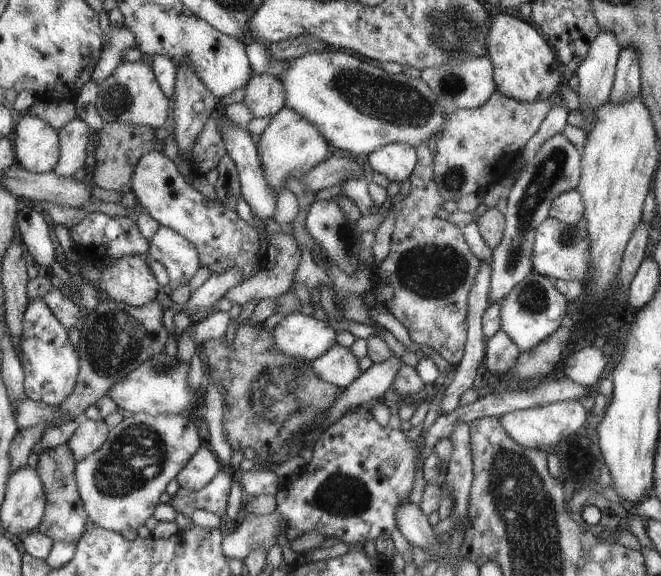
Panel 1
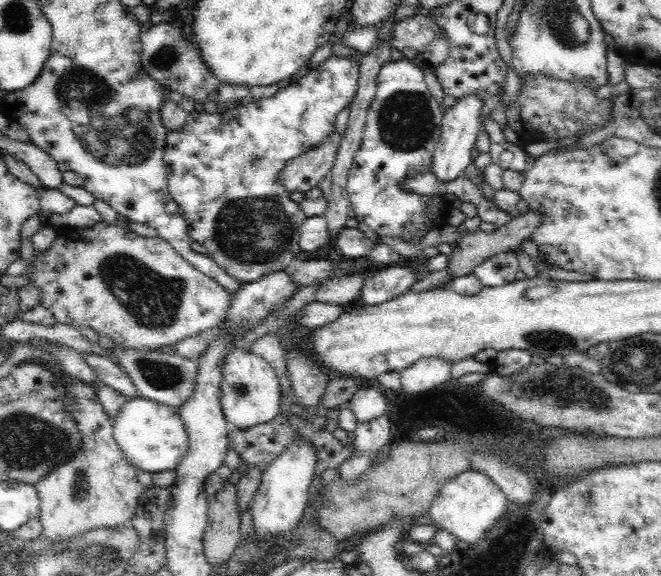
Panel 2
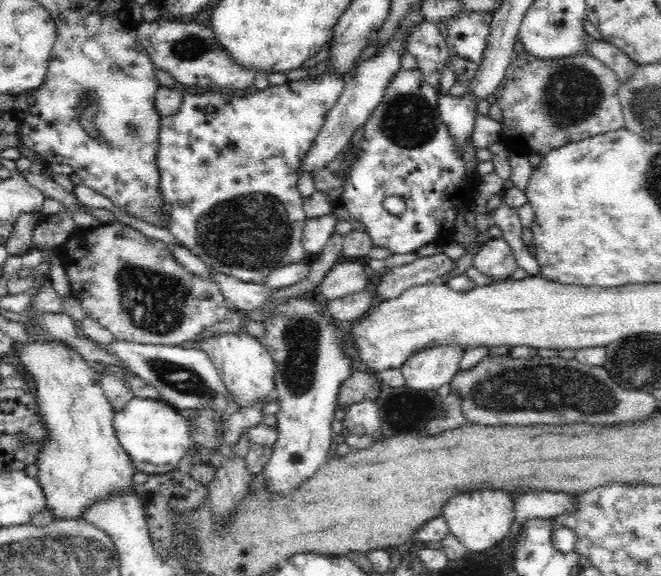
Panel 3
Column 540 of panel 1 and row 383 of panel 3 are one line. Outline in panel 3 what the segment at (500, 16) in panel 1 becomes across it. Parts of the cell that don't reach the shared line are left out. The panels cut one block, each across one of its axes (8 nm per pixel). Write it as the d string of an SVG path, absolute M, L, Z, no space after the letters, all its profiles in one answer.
M32 342L18 350L18 358L22 366L32 376L34 393L37 398L38 420L45 426L46 442L42 444L37 457L37 481L43 490L45 510L51 514L54 521L82 520L83 514L97 500L108 499L117 492L132 491L135 488L133 476L136 469L132 466L131 458L117 440L113 418L115 411L108 402L101 387L101 376L96 366L82 359L72 349L59 342Z

